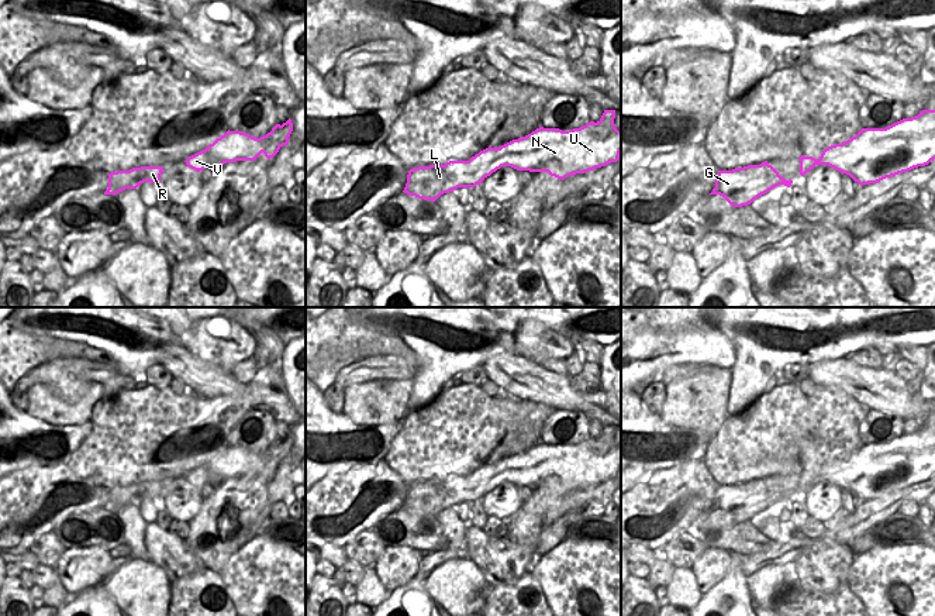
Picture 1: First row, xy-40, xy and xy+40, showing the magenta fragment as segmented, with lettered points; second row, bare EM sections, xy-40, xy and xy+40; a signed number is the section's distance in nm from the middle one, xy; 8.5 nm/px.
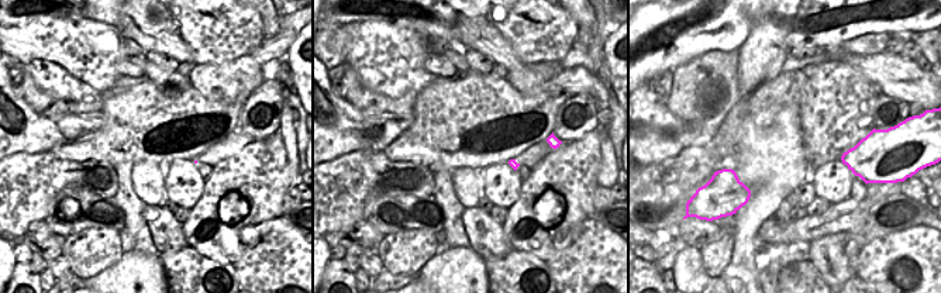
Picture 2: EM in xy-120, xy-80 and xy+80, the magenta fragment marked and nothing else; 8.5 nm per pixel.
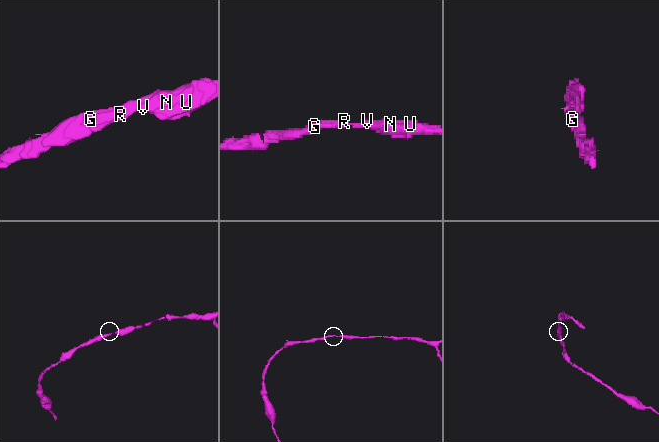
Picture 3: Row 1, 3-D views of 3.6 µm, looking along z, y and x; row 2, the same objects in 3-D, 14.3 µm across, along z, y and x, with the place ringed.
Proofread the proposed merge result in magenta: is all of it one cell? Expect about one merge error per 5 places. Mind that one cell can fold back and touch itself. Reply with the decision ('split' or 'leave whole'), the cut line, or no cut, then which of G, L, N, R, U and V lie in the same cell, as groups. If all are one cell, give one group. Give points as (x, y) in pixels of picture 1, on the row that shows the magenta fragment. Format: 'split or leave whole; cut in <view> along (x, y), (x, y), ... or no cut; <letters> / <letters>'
leave whole; no cut; G L N R U V

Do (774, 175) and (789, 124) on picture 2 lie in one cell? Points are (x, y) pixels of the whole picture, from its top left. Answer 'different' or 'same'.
same

